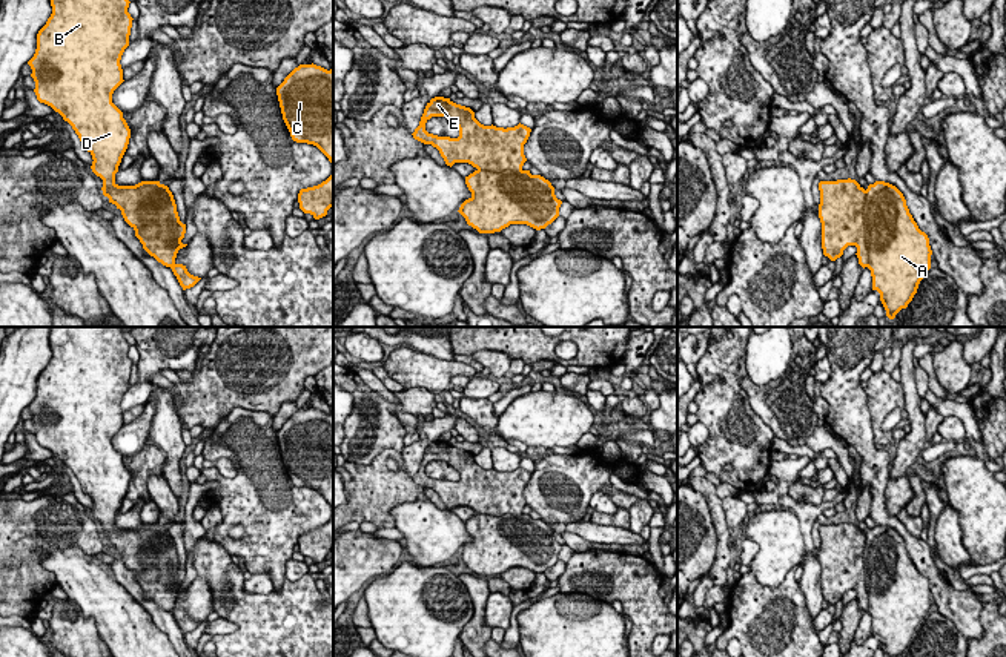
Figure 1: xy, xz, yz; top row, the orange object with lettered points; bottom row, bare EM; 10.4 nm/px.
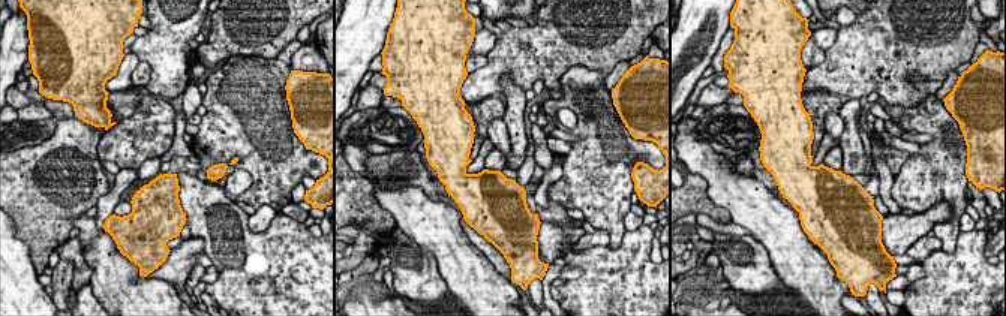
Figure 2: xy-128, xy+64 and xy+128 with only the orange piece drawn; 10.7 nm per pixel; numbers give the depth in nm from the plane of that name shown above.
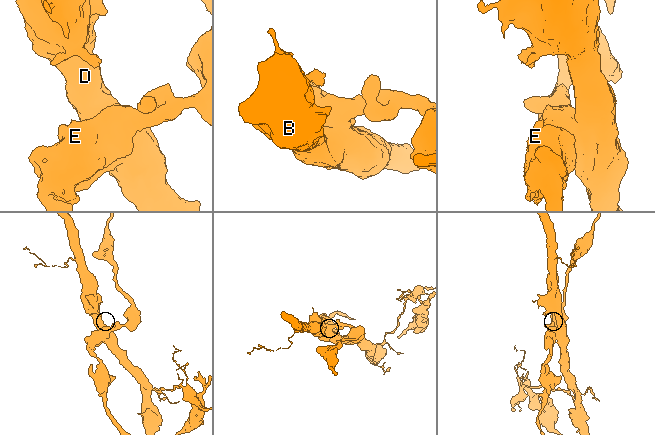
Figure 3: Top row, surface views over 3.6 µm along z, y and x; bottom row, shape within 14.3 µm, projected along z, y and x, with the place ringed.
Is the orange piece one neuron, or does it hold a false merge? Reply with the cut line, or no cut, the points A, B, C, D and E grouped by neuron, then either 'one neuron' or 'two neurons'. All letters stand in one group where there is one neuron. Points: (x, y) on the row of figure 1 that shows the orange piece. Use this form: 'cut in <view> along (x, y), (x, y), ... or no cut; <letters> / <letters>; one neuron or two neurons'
no cut; A B C D E; one neuron

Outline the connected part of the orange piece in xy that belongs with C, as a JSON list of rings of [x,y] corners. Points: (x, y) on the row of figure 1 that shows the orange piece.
[[[313,63],[299,64],[276,87],[276,95],[292,140],[316,146],[332,163],[332,175],[326,181],[298,193],[299,209],[319,220],[333,207],[333,71]]]

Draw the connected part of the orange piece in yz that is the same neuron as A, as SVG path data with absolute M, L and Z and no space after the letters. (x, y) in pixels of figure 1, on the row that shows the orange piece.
M855 180L820 181L819 218L823 255L836 261L848 246L857 247L859 264L871 270L872 290L880 293L886 316L906 309L920 281L931 269L929 238L914 221L903 193L892 184L875 181L865 190Z

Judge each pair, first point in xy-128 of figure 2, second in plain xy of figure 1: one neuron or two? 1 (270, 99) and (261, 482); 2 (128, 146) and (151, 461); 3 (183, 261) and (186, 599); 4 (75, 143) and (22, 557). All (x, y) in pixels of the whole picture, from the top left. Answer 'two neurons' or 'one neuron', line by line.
1: one neuron
2: one neuron
3: one neuron
4: one neuron

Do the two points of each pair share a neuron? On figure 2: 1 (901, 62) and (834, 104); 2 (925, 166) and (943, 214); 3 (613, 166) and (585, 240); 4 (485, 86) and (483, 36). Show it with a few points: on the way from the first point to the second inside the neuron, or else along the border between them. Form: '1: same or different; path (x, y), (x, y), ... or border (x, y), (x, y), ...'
1: different; border (804, 90), (828, 90), (838, 96)
2: different; border (952, 207), (937, 202), (924, 211), (915, 211)
3: different; border (595, 228), (607, 234), (609, 244)
4: different; border (498, 38), (486, 54)

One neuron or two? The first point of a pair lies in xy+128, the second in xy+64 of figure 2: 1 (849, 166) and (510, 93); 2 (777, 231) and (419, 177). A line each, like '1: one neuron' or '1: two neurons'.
1: one neuron
2: two neurons

